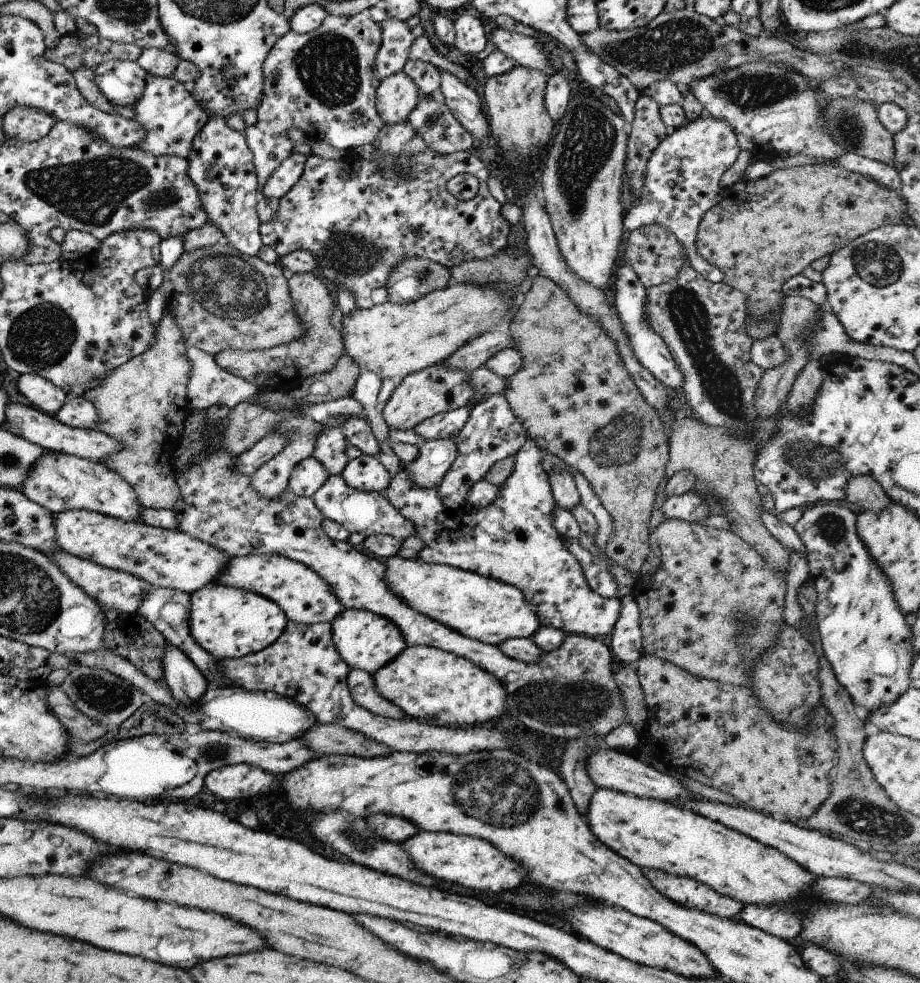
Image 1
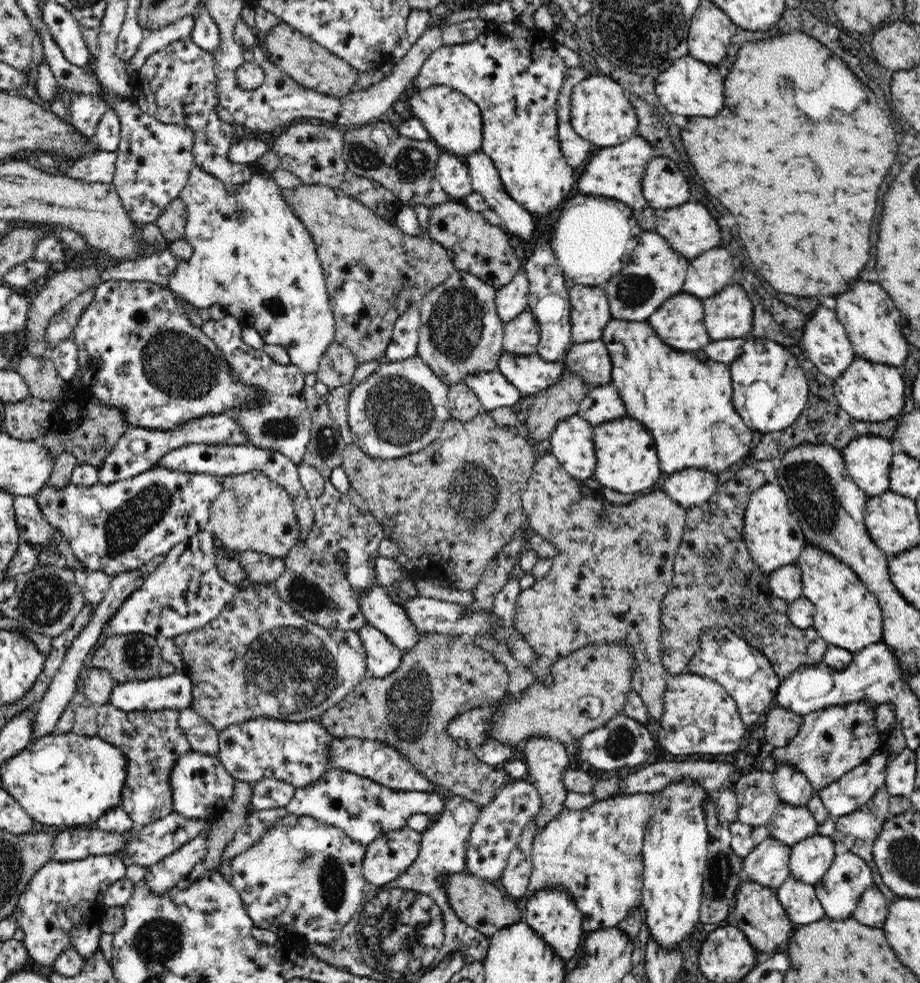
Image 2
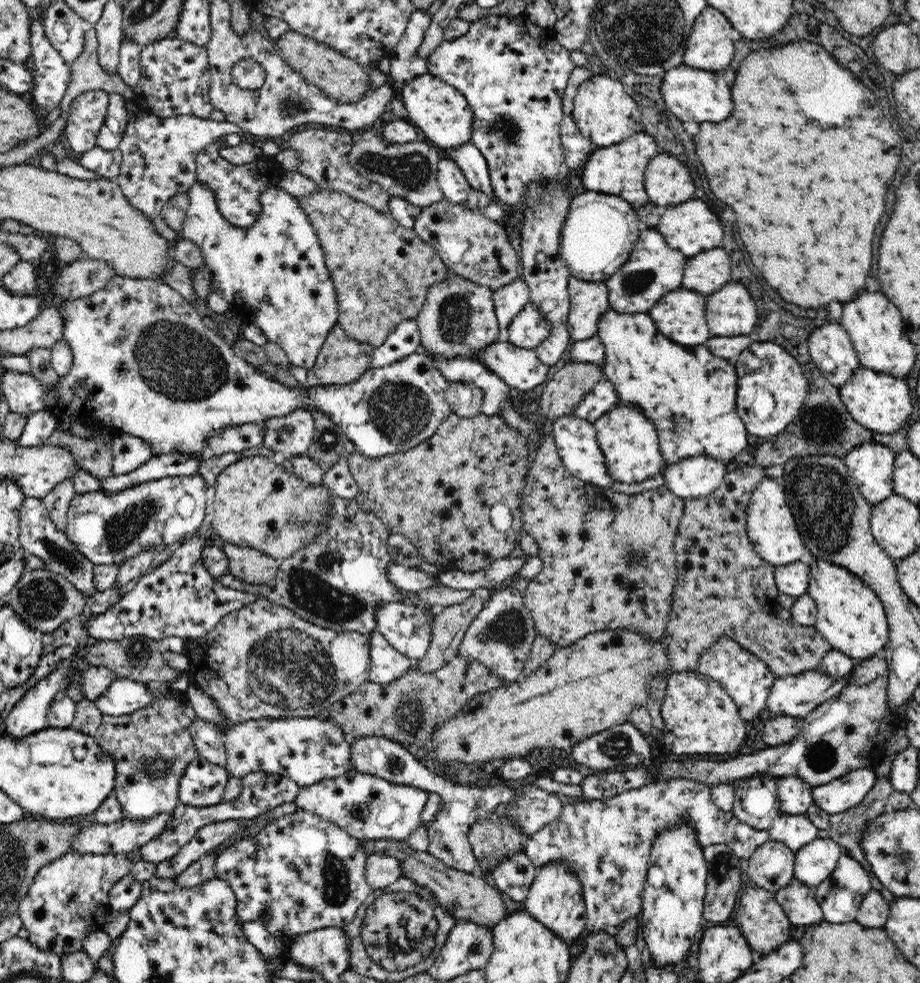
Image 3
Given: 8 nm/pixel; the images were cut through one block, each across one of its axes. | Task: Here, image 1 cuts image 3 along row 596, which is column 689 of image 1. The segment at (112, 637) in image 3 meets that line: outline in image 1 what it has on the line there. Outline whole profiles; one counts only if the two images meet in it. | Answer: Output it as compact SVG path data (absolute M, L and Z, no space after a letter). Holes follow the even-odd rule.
M703 113L701 117L675 127L646 160L639 200L634 207L624 211L622 229L630 231L652 224L668 228L684 247L689 265L705 280L721 283L723 275L698 255L694 244L701 217L718 203L717 195L721 189L717 182L733 164L739 150L735 131L727 121Z

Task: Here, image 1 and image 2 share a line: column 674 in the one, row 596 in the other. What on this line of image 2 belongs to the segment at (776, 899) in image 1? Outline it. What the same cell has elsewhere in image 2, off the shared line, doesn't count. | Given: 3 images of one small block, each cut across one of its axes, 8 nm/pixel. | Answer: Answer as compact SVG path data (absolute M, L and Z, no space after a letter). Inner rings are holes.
M809 545L796 564L803 574L803 595L815 606L813 628L826 643L856 654L871 644L883 642L883 616L878 599L854 571Z

